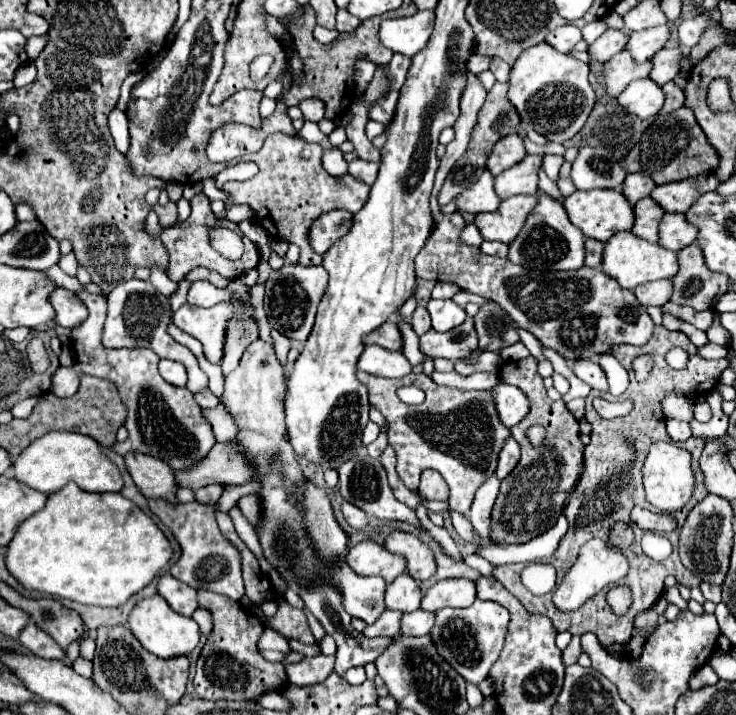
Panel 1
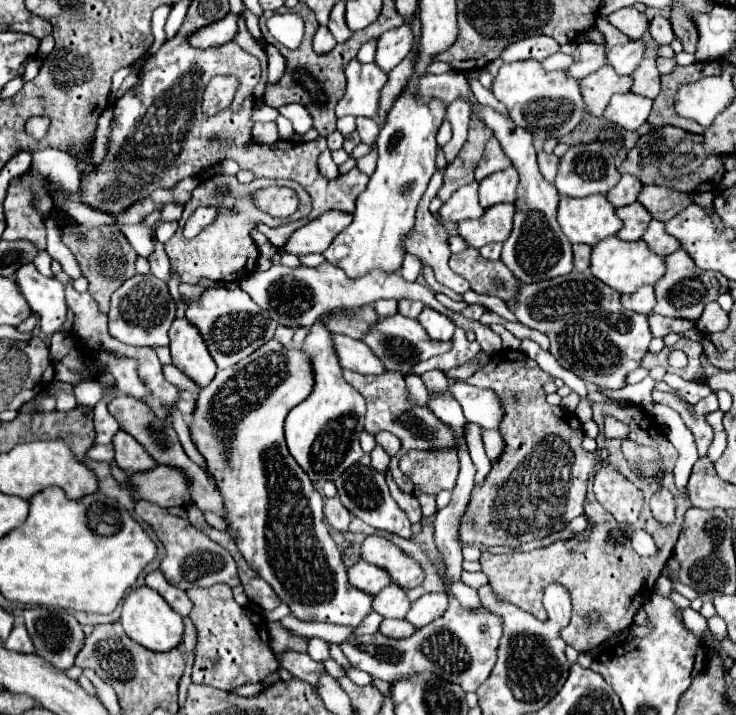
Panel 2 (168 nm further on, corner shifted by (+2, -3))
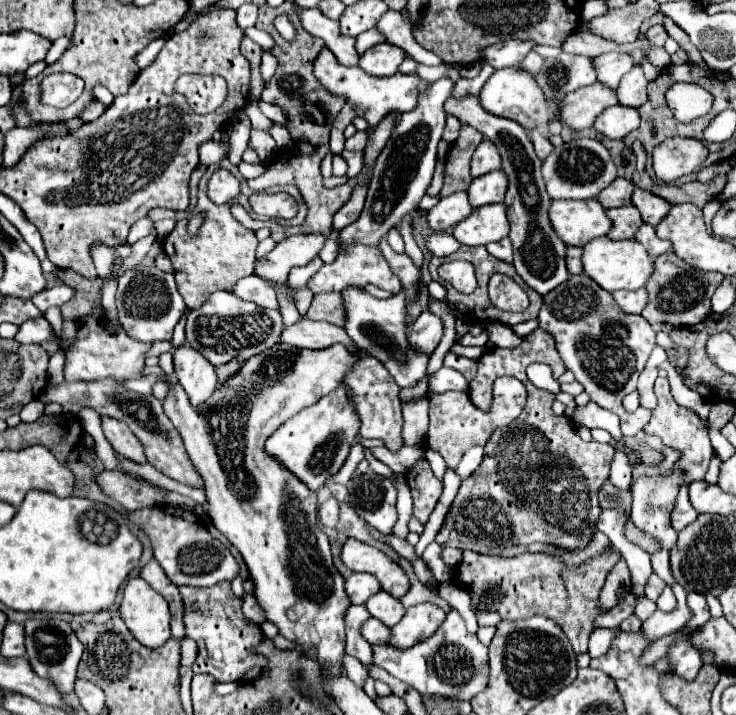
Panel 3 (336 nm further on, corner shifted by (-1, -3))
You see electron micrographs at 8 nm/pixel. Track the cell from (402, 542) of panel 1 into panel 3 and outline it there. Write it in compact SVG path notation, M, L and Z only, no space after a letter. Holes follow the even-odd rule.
M346 539L340 559L350 571L374 575L380 587L396 599L400 599L408 591L408 577L398 567L398 563L394 563L382 551L376 551L366 543L358 543L356 539Z

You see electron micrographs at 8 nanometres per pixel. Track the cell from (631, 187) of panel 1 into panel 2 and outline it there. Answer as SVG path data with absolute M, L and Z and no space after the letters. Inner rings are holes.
M623 175L621 181L607 193L607 199L613 203L613 207L625 207L637 201L637 195L641 191L641 181L633 175Z

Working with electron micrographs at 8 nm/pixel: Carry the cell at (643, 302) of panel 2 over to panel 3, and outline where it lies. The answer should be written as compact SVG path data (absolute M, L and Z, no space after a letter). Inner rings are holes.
M644 287L636 291L616 291L612 293L612 297L624 313L642 313L644 305L648 303L648 293Z

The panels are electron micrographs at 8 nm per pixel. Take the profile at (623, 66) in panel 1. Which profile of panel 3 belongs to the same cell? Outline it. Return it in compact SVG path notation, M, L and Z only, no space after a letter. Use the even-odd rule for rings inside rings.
M592 83L580 91L568 93L560 101L560 119L572 129L592 127L594 119L610 105L616 105L616 93L602 83Z

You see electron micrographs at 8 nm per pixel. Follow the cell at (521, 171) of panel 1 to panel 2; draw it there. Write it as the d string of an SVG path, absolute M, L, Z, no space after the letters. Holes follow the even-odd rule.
M507 167L489 175L479 183L479 203L481 207L491 207L495 203L515 203L517 201L517 169Z

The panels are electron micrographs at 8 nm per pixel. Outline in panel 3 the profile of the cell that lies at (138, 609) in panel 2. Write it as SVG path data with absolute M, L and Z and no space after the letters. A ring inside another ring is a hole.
M142 577L128 579L122 593L120 615L130 633L150 649L170 639L168 603Z

